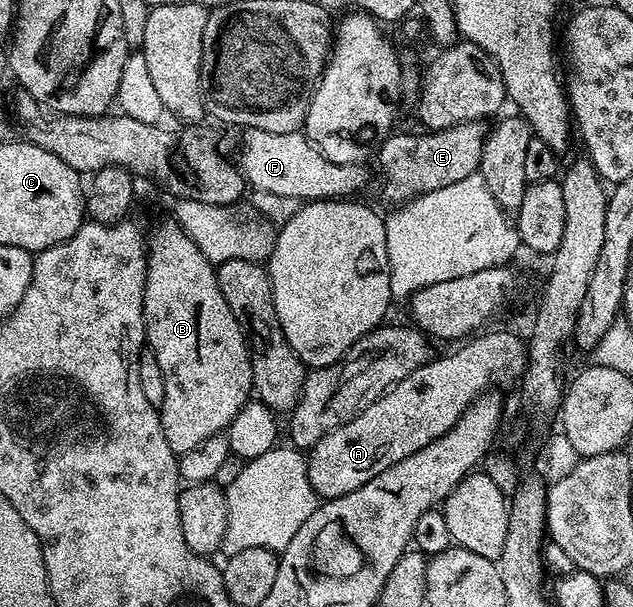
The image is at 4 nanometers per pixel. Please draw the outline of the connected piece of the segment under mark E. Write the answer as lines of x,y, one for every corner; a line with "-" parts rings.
469,121
451,129
426,131
418,138
398,132
387,136
377,150
387,195
398,201
394,203
405,203
424,193
440,191
440,187
460,183
460,179
468,179
468,175
479,172
487,132
486,121

